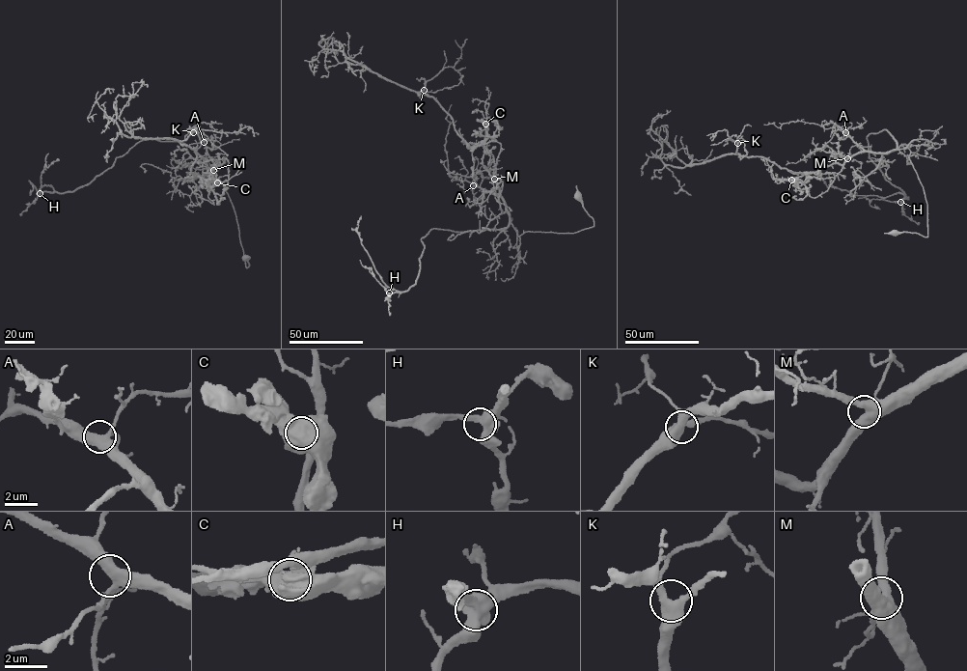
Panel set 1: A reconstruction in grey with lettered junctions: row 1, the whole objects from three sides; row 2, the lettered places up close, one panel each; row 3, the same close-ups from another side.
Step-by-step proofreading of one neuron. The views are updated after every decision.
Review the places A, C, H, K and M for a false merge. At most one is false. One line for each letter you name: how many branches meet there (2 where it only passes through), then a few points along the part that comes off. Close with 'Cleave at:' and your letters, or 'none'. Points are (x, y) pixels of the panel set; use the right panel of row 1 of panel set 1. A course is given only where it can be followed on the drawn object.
C: 4 | (791, 180), (805, 182), (808, 174), (733, 153), (668, 165), (662, 145), (648, 132), (671, 110)
Cleave at: C

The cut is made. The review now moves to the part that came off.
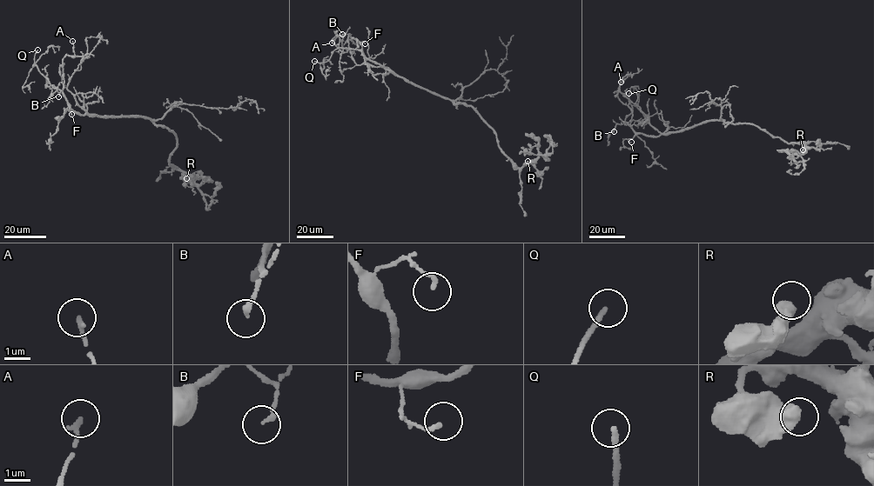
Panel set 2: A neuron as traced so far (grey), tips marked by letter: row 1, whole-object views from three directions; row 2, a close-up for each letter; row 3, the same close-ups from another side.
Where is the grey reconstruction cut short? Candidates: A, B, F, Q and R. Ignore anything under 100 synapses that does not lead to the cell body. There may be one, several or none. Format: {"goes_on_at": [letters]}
{"goes_on_at": ["Q"]}

